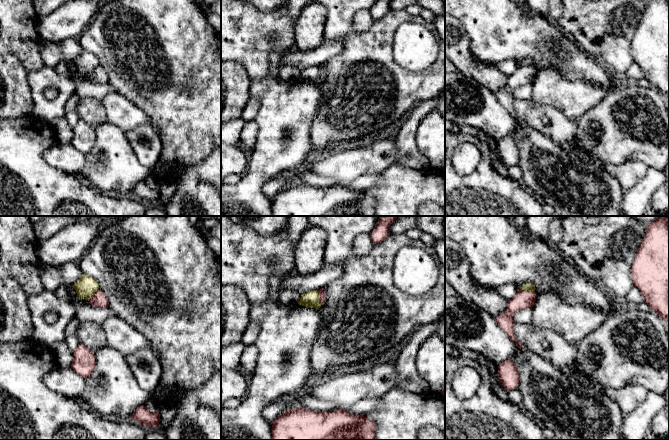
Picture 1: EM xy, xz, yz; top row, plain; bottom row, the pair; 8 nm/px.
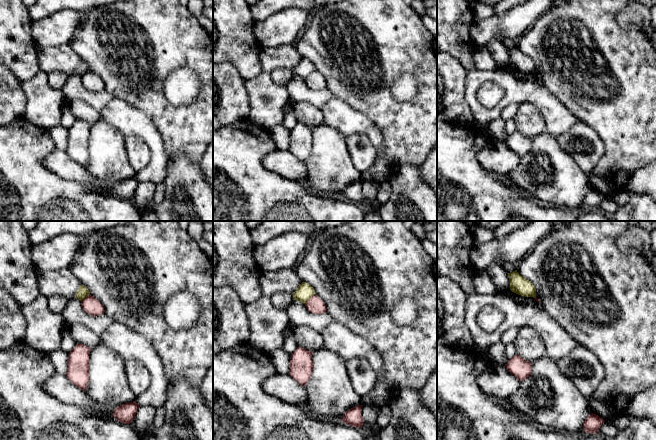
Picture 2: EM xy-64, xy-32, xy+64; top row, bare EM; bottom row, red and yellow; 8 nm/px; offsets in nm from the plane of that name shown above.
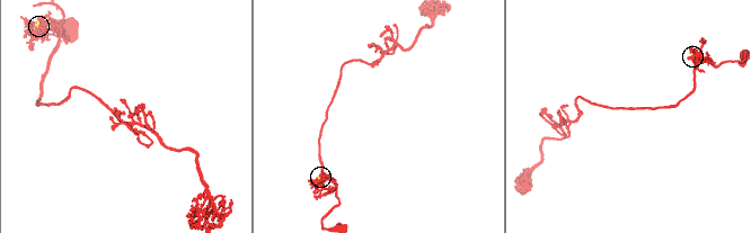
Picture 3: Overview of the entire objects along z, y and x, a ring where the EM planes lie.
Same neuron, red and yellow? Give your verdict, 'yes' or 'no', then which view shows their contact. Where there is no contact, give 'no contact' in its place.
no; contact in xz

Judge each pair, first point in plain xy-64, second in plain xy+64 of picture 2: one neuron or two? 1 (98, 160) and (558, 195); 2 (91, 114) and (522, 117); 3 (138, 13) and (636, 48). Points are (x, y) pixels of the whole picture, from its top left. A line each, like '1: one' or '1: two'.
1: one
2: one
3: one

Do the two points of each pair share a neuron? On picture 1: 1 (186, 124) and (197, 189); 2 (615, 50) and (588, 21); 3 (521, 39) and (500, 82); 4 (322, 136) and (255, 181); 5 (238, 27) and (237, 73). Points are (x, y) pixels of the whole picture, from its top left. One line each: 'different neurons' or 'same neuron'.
1: different neurons
2: same neuron
3: different neurons
4: different neurons
5: different neurons

